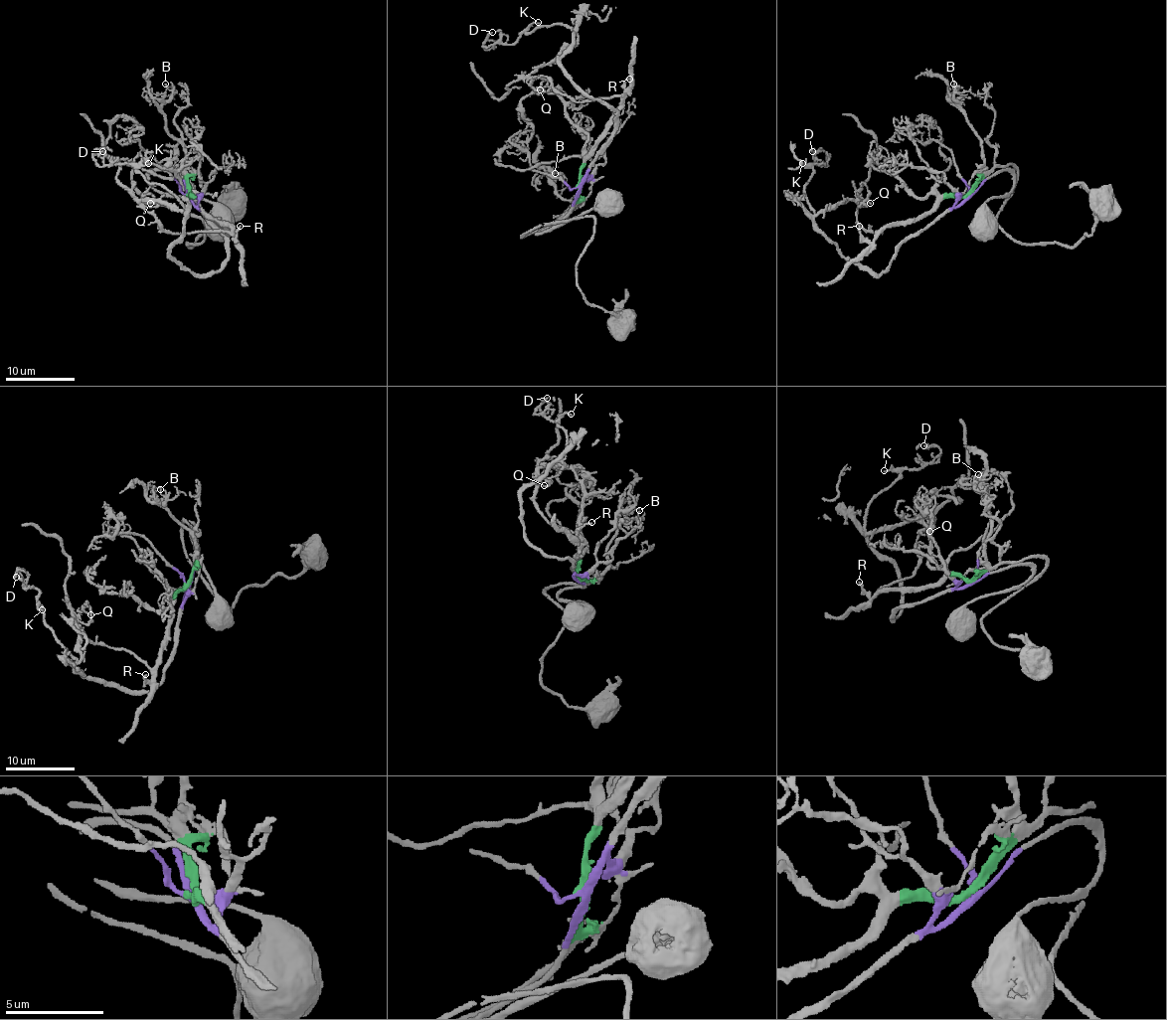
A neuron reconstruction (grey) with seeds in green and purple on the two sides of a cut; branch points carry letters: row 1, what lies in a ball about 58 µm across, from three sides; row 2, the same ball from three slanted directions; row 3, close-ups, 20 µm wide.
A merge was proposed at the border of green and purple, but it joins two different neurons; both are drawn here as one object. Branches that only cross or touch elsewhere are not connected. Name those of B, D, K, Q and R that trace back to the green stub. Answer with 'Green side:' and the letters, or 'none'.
Green side: B, Q, R

